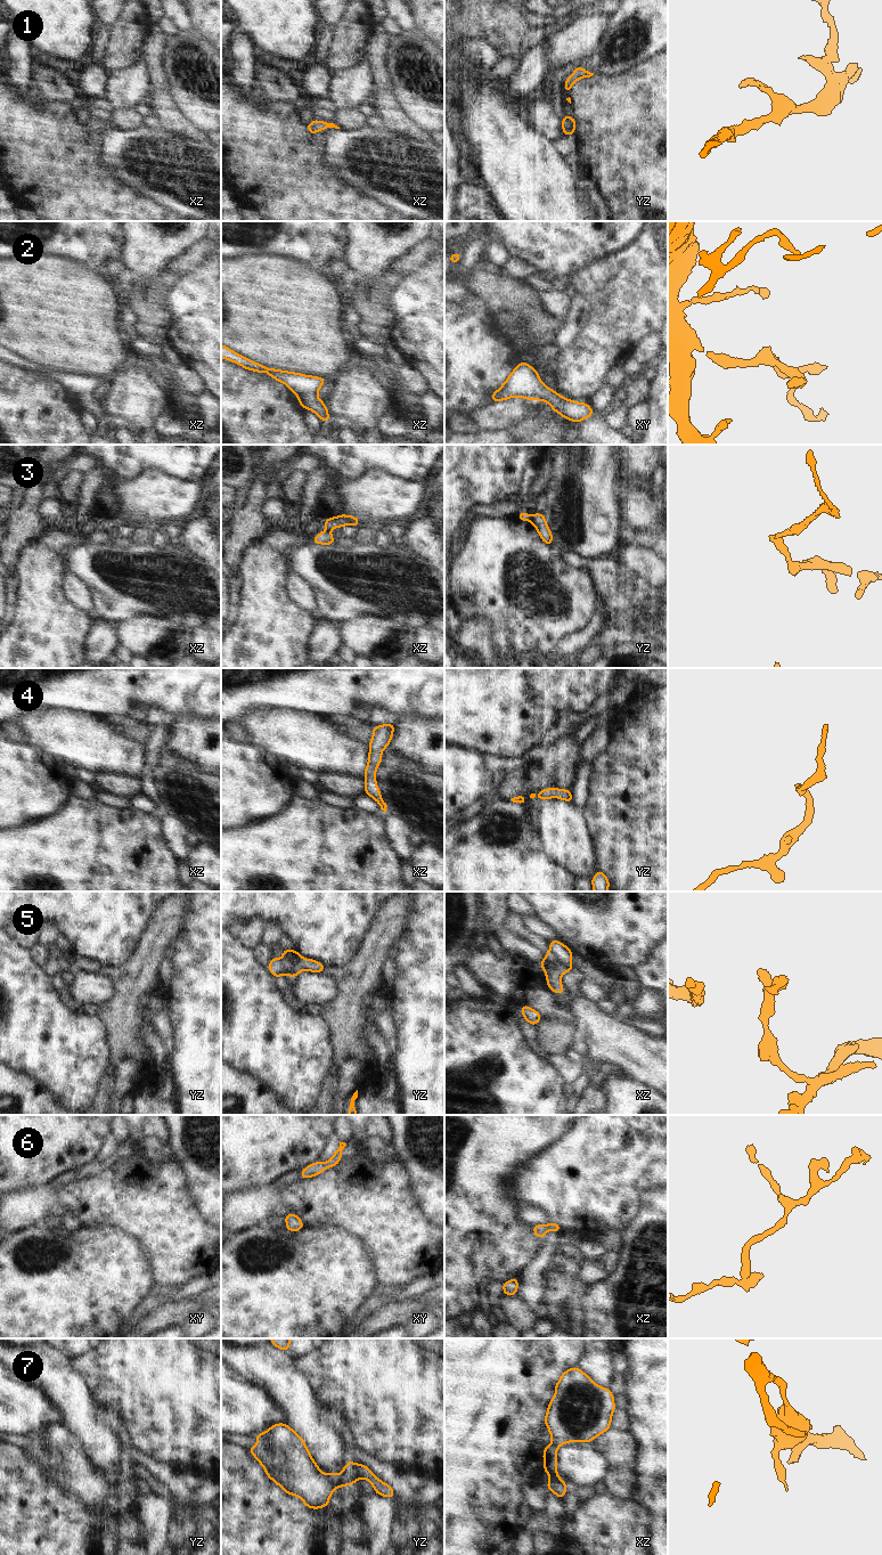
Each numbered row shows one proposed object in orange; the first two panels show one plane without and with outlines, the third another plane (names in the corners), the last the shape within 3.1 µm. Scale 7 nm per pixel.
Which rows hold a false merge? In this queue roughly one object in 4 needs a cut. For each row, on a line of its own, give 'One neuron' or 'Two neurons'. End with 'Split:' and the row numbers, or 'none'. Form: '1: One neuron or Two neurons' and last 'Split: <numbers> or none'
1: One neuron
2: One neuron
3: Two neurons
4: One neuron
5: One neuron
6: One neuron
7: Two neurons
Split: 3, 7

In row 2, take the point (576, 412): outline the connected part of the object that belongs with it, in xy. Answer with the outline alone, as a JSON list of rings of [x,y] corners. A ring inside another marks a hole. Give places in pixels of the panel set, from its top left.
[[[521,361],[513,369],[503,385],[491,393],[491,397],[492,402],[514,397],[526,400],[545,400],[553,408],[553,412],[575,423],[593,416],[595,413],[587,402],[570,400],[547,388],[540,380],[539,373],[524,361]]]

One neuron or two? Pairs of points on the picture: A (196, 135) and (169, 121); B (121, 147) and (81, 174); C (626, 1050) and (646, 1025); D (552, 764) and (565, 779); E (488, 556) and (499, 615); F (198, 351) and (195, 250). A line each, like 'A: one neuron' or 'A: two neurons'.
A: one neuron
B: two neurons
C: two neurons
D: one neuron
E: one neuron
F: two neurons

